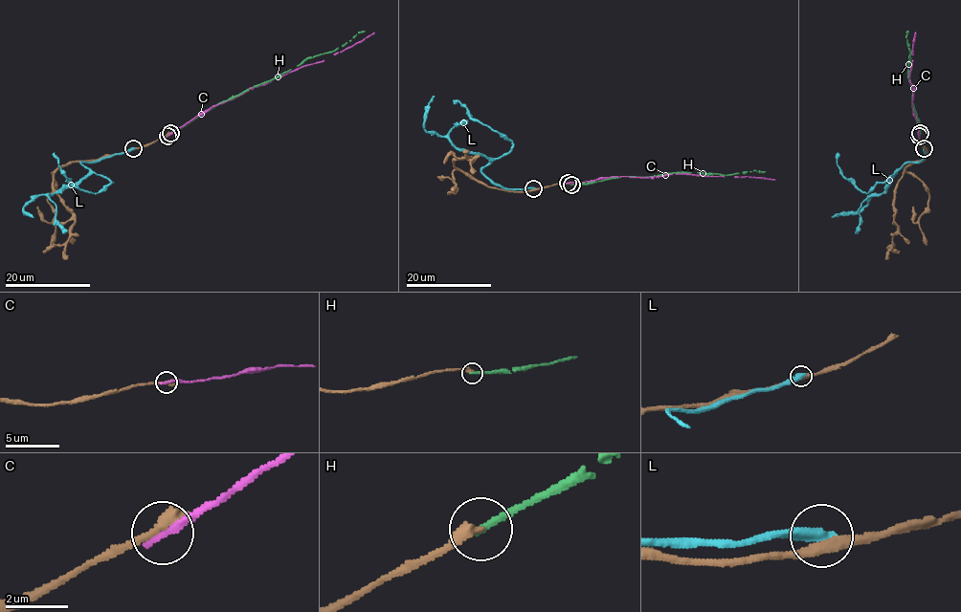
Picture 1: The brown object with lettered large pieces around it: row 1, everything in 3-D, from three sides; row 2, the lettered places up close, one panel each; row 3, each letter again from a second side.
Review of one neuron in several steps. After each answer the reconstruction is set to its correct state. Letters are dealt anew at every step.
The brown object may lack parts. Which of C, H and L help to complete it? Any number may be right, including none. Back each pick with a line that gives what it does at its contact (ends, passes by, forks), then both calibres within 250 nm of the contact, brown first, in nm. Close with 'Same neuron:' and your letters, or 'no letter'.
Same neuron: no letter

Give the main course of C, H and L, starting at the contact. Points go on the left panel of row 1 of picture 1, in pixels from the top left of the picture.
C: (167, 135), (212, 107), (304, 66), (319, 63), (374, 32)
H: (170, 133), (221, 102), (278, 77), (306, 58), (334, 51), (365, 31)
L: (133, 149), (81, 163), (112, 182), (97, 192), (74, 187), (54, 153)

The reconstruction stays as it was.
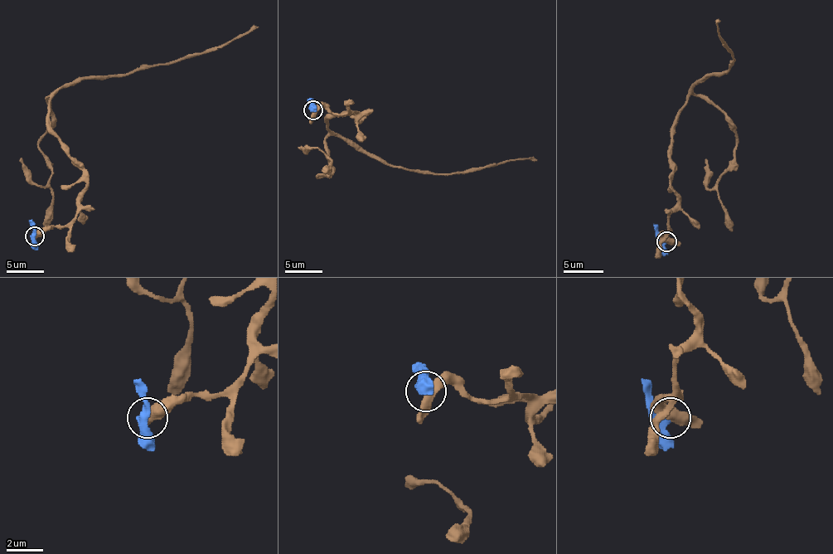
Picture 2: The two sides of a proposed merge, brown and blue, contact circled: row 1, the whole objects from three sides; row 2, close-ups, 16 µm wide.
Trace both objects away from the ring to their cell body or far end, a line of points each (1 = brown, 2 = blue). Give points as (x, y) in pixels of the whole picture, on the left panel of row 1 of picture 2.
1: (34, 236), (66, 225), (85, 186), (85, 171), (49, 123), (59, 89), (217, 50), (259, 27)
2: (34, 236), (31, 220)

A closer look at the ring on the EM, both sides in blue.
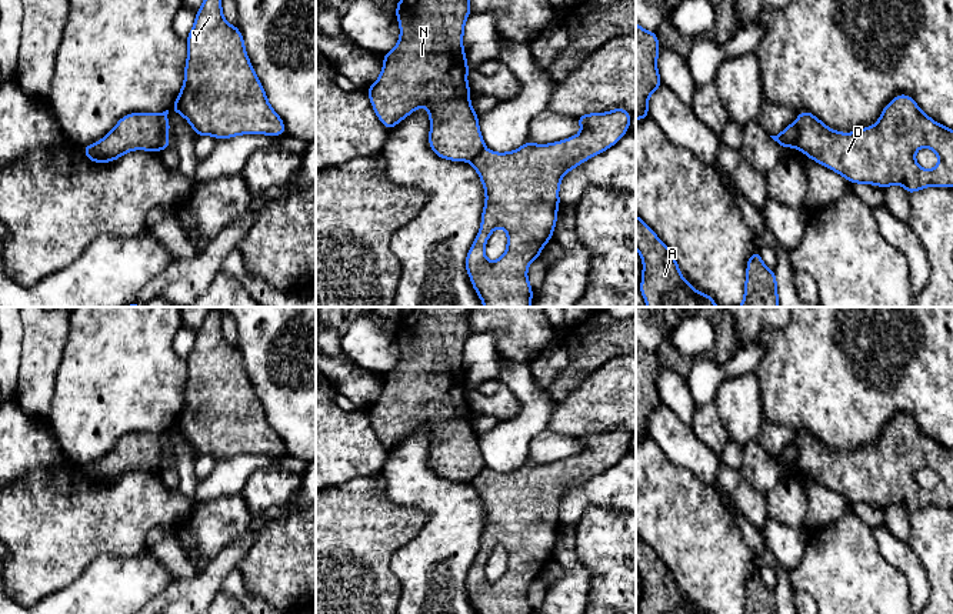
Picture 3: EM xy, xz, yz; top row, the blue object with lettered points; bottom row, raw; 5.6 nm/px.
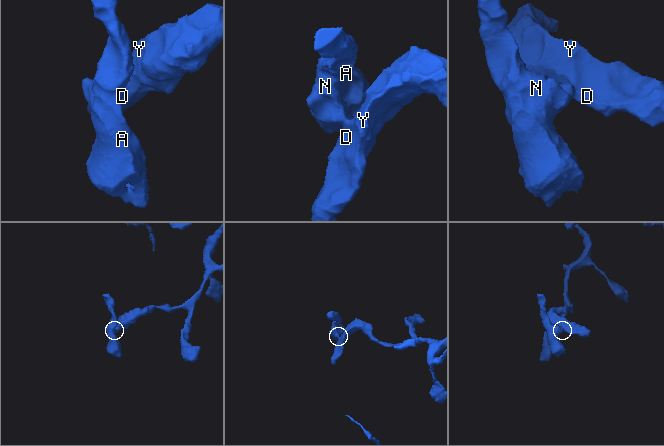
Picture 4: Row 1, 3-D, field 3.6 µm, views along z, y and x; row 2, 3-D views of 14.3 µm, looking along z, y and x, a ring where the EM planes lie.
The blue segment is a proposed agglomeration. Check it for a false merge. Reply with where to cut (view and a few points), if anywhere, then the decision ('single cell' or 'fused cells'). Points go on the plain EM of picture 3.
xy (157, 434), (165, 454), (160, 469) | fused cells

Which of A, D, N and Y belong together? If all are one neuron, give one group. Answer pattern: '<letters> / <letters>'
A N / D Y

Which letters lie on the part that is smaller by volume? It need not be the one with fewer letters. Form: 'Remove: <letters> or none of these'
Remove: A, N

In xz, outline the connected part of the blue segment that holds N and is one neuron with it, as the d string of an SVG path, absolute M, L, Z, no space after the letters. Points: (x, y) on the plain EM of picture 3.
M414 307L397 321L396 337L400 358L396 367L384 374L383 390L376 403L366 411L373 430L383 446L390 450L419 427L429 428L429 464L436 475L450 481L471 481L484 470L484 458L479 448L479 436L470 424L467 404L467 378L463 368L464 341L471 334L469 324L471 307Z

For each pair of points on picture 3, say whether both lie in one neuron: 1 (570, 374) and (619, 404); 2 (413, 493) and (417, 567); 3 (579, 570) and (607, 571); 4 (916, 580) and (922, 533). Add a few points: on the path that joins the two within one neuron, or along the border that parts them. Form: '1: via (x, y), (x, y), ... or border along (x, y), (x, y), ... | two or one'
1: border along (607, 360), (556, 403) | two
2: via (433, 507), (437, 511), (437, 547) | one
3: border along (575, 539), (577, 559), (589, 571), (587, 599) | two
4: border along (905, 541), (917, 557), (930, 590) | two

